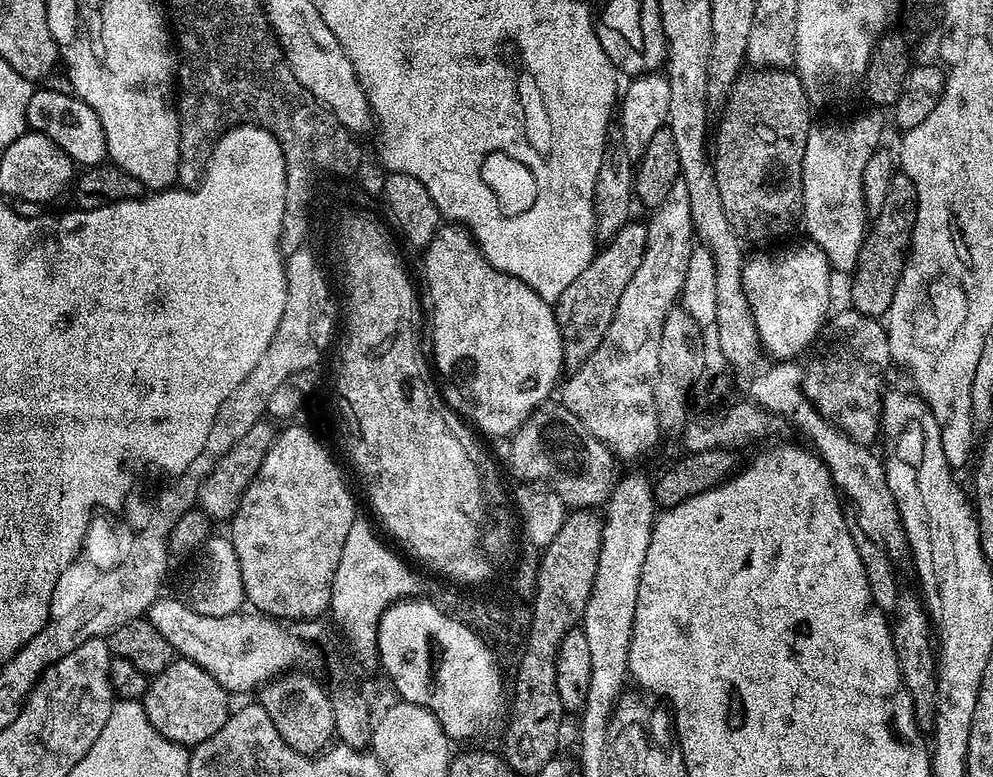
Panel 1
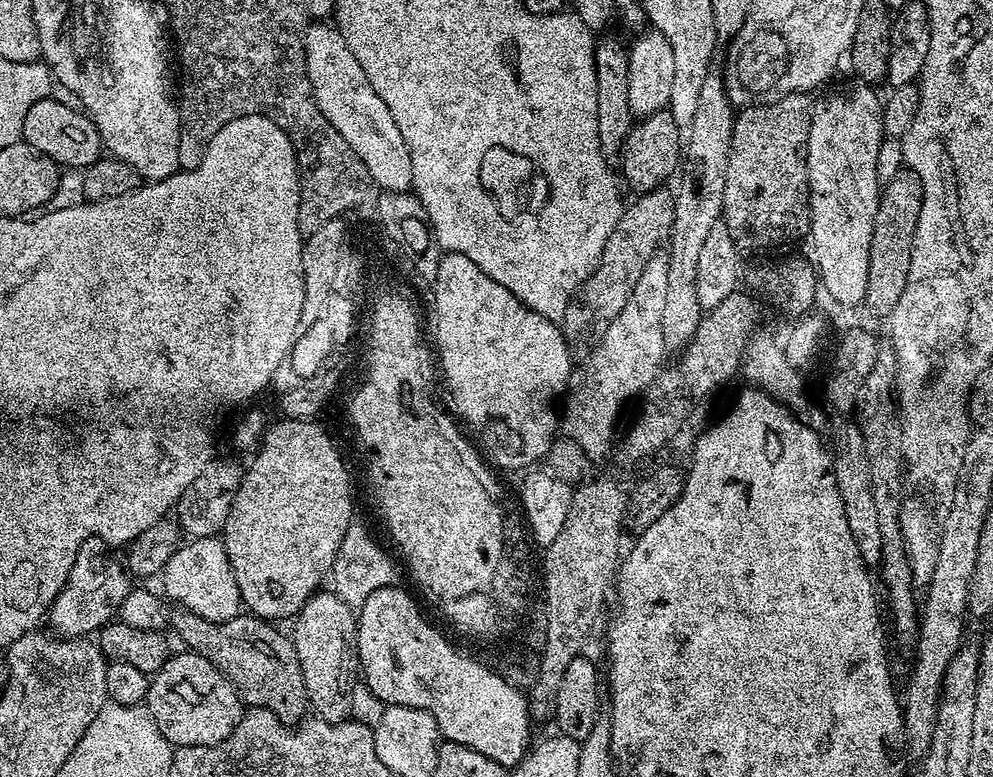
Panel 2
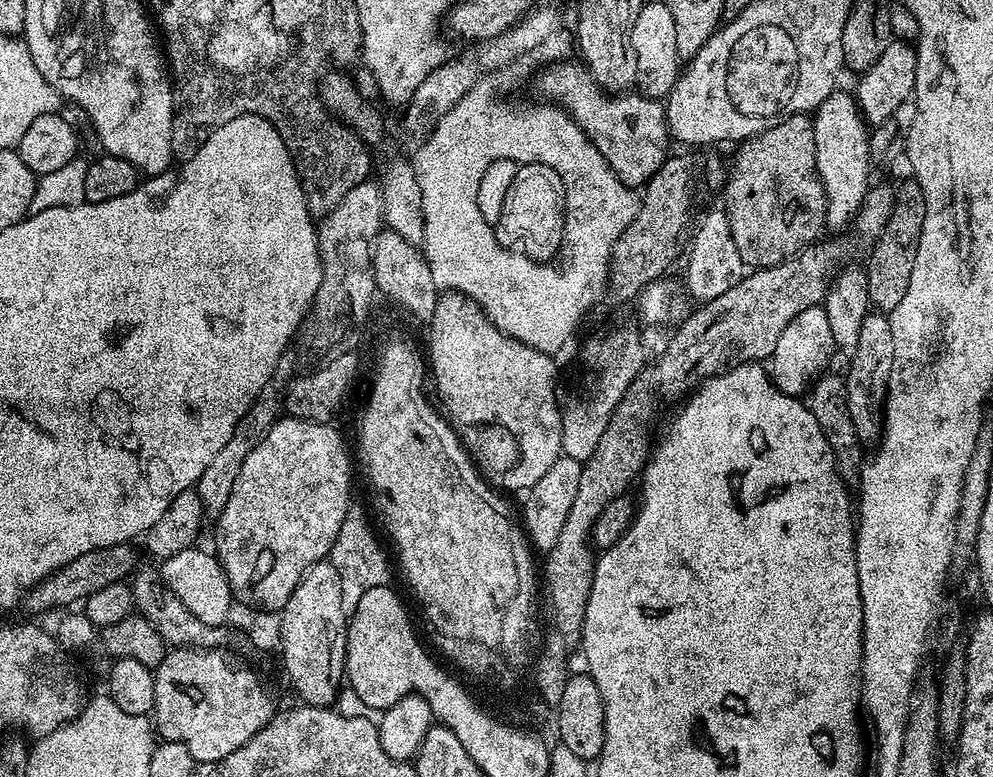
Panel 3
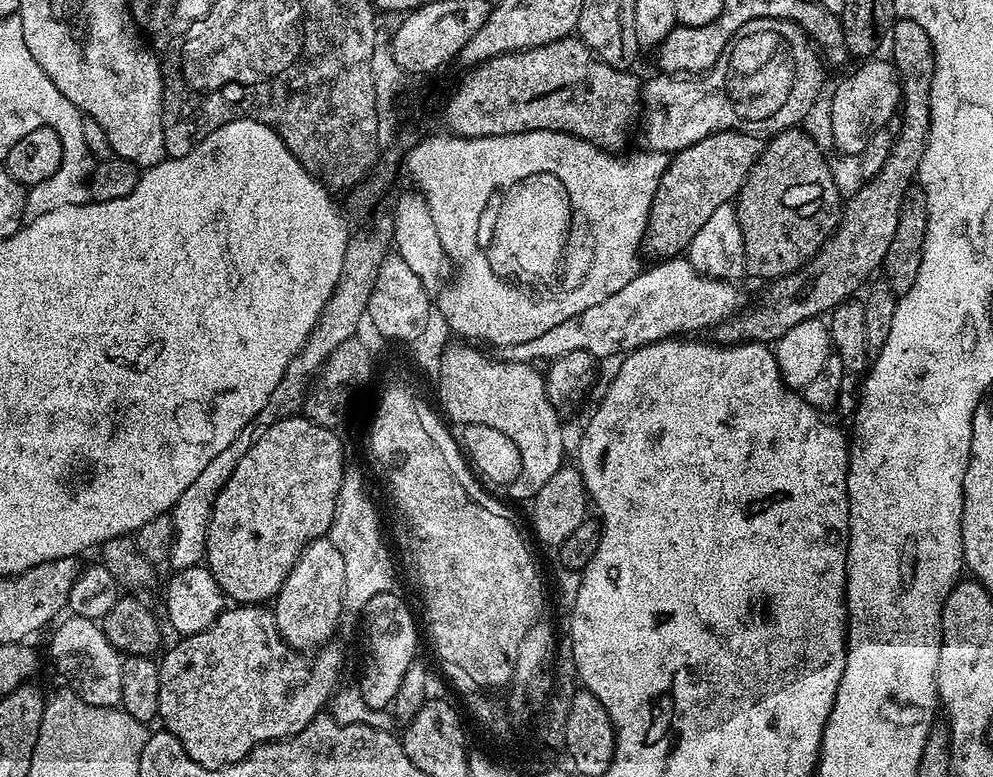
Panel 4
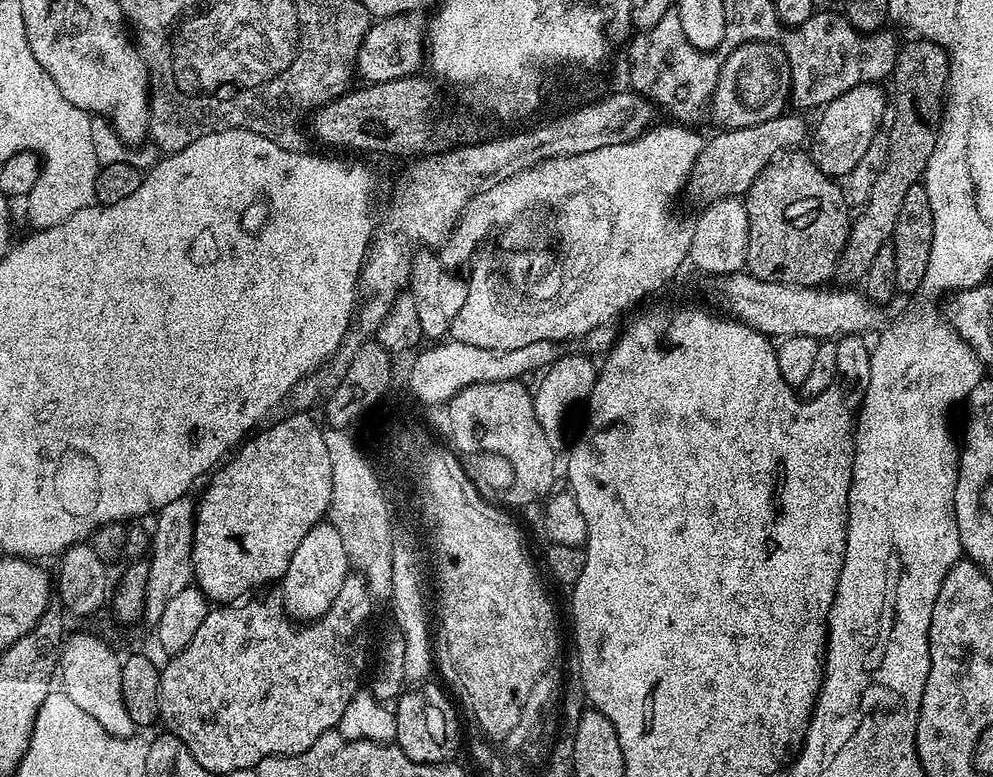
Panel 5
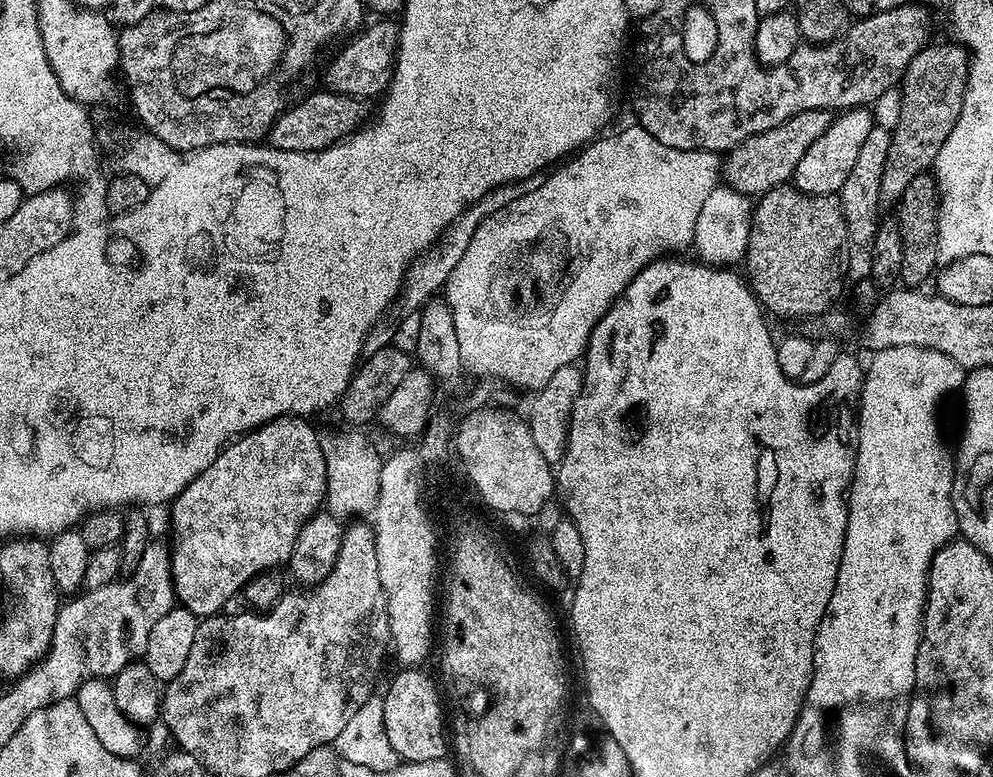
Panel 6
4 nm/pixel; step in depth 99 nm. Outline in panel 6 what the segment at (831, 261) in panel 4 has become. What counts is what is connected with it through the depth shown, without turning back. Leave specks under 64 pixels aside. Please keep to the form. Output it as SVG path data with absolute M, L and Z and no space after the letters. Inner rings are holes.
M929 42L922 51L914 54L914 58L910 58L910 66L906 66L898 85L898 92L901 92L900 121L897 122L896 128L891 129L890 154L886 158L886 170L882 170L881 205L895 205L902 198L906 186L910 186L914 178L925 175L935 165L938 150L942 150L942 142L950 138L950 130L954 130L954 122L958 122L958 114L962 110L964 92L968 89L969 59L968 49L955 42Z

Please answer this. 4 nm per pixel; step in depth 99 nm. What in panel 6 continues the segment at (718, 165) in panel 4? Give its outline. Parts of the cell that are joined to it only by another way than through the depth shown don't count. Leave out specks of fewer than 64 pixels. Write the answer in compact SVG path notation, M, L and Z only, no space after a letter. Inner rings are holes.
M806 110L802 114L794 114L794 118L773 129L746 138L723 157L723 183L749 198L759 198L772 188L787 185L795 177L798 162L802 162L802 154L814 146L814 142L831 126L833 119L831 111Z

